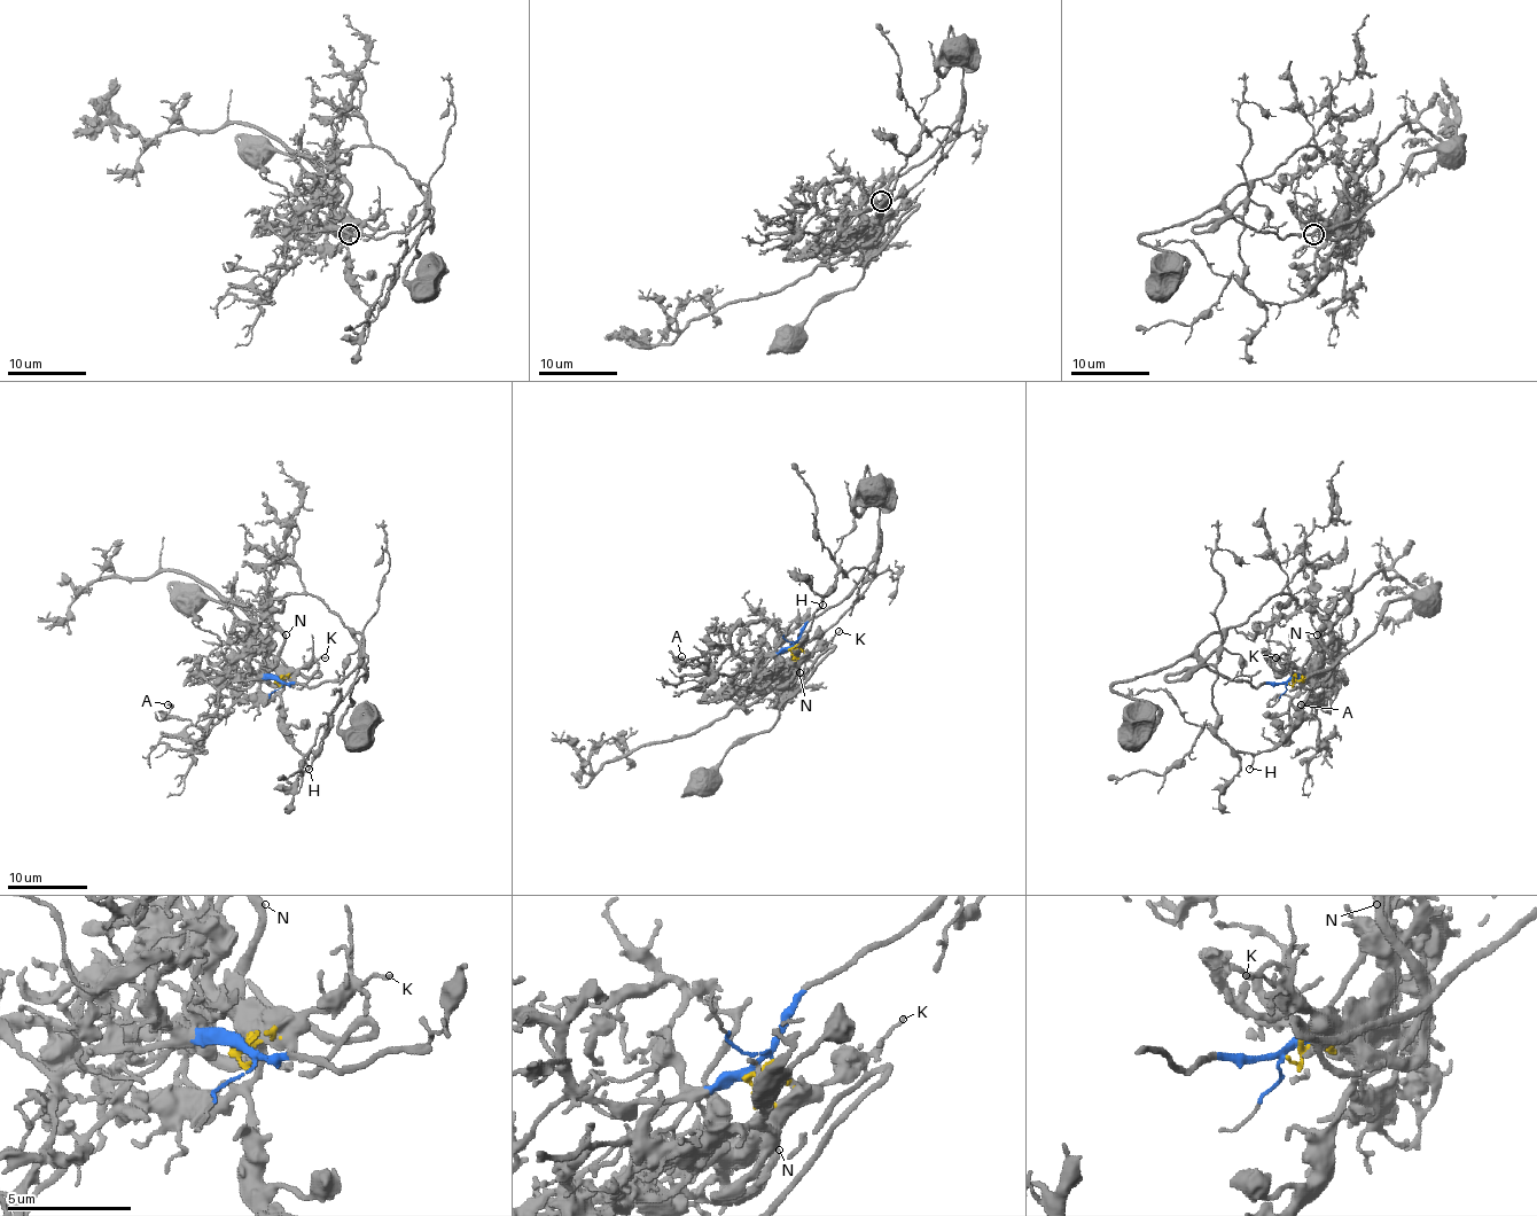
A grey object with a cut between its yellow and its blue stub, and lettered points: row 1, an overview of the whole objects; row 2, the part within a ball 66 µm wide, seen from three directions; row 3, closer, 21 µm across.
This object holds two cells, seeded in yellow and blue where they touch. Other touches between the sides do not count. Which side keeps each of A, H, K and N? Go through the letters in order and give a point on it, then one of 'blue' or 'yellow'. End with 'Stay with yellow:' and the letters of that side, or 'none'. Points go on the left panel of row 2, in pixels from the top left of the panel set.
A: (168, 704) | blue
H: (309, 769) | yellow
K: (325, 657) | yellow
N: (286, 634) | yellow
Stay with yellow: H, K, N

